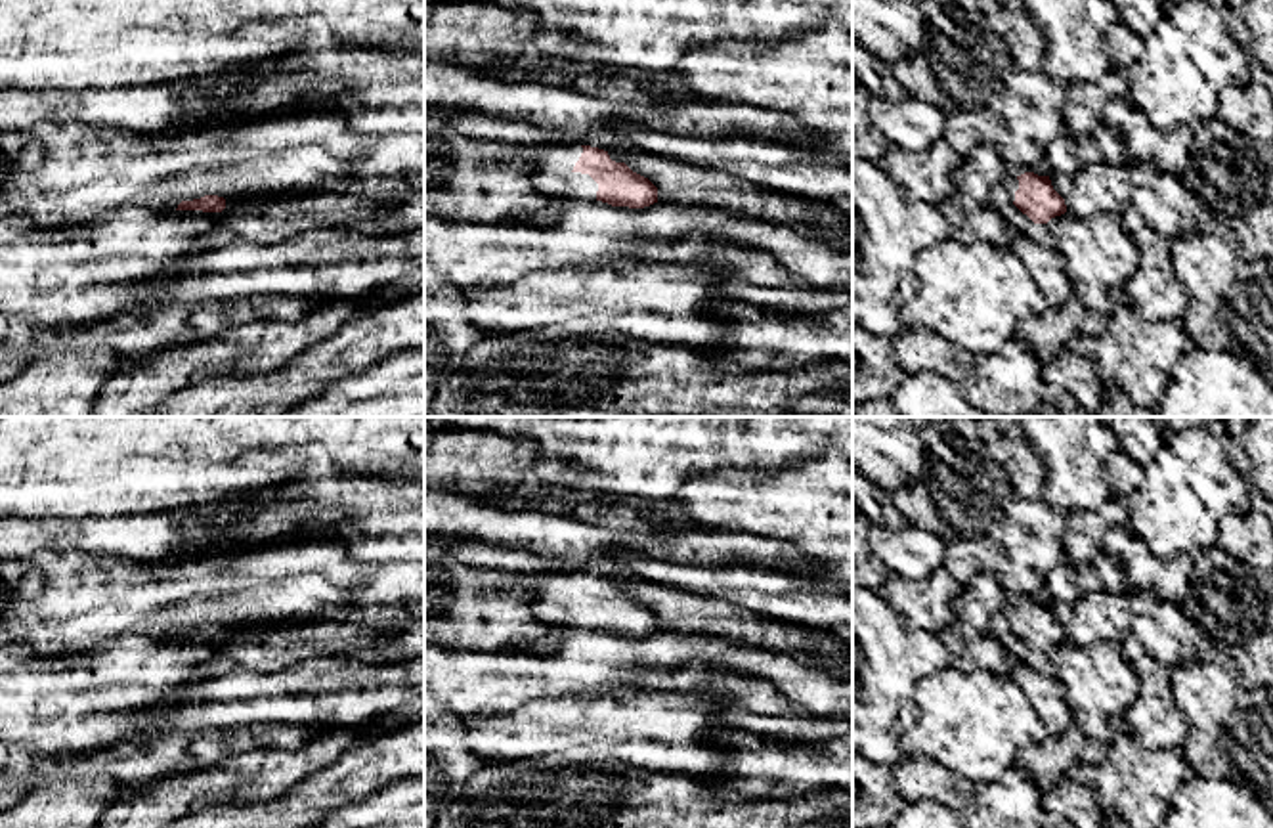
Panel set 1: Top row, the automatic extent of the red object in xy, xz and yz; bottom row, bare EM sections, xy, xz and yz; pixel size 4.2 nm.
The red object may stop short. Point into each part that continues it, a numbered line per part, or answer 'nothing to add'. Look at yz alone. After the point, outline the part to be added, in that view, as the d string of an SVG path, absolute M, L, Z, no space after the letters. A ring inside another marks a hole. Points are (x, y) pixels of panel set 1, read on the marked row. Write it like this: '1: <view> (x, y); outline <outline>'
1: yz (1061, 182); outline M1051 172L1049 174L1053 189L1063 197L1068 199L1072 193L1072 176L1063 172Z
2: yz (1006, 190); outline M1005 174L1005 178L992 189L992 207L1000 201L1015 201L1015 191L1019 189L1019 180L1013 174Z

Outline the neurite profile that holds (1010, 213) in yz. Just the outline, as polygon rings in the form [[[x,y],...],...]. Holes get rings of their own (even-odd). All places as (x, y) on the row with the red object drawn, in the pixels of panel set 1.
[[[1000,201],[994,208],[1002,214],[1007,226],[1015,228],[1019,235],[1028,237],[1044,247],[1053,249],[1055,237],[1046,224],[1034,224],[1026,214],[1023,214],[1013,203]]]

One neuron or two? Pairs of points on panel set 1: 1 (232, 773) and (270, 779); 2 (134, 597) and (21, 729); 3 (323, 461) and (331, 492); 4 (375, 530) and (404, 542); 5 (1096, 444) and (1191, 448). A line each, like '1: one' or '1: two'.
1: one
2: two
3: two
4: one
5: two

